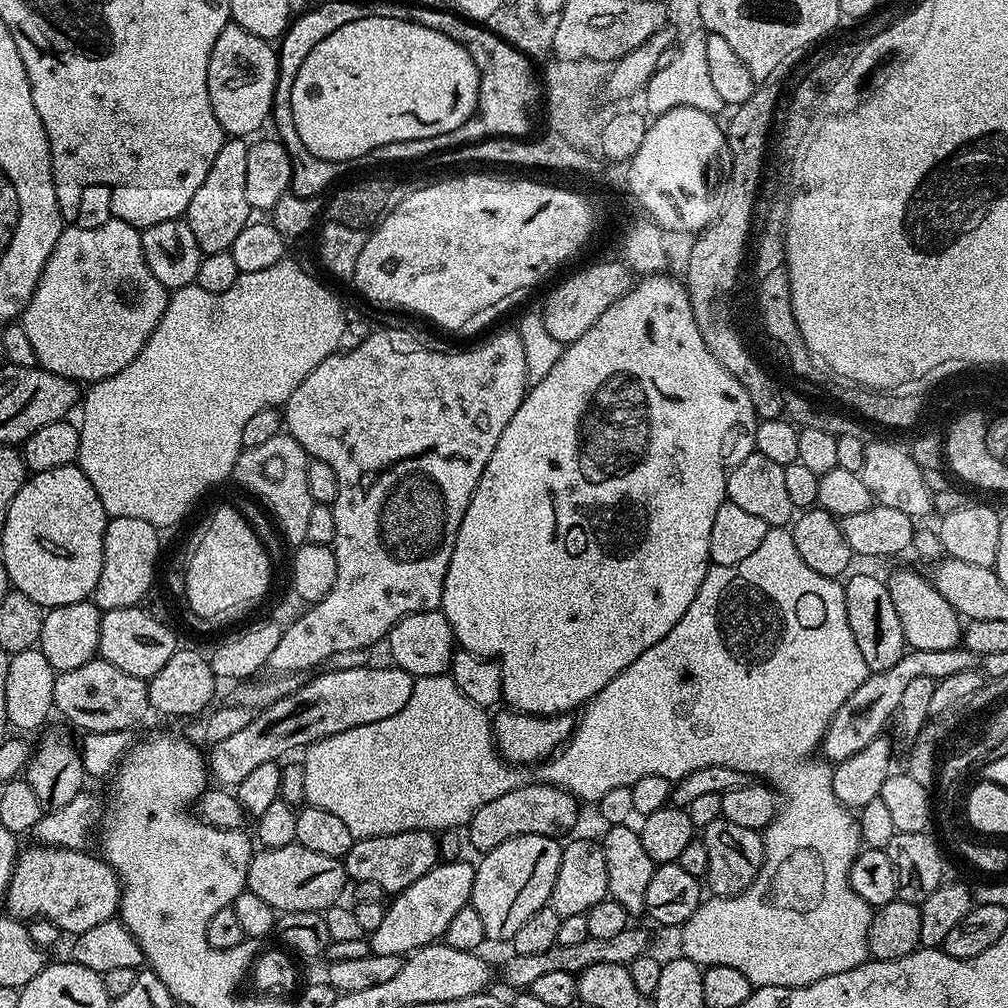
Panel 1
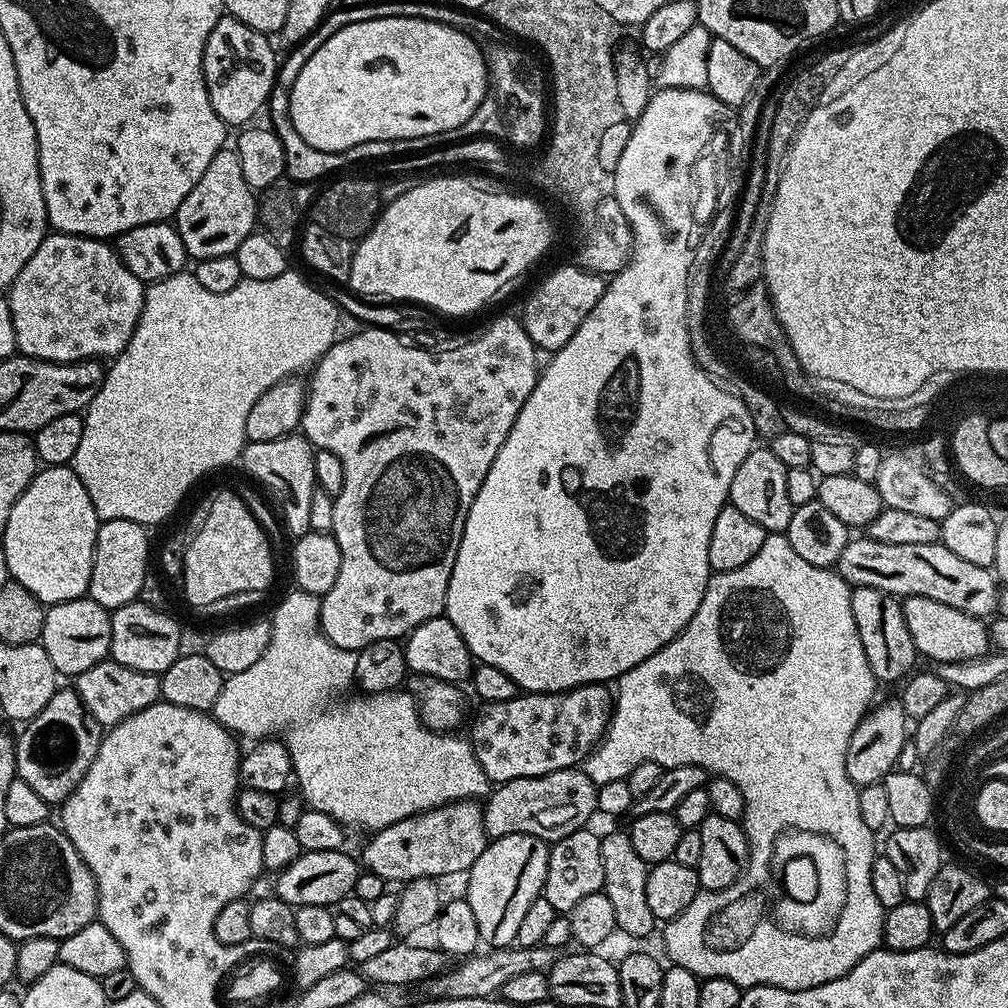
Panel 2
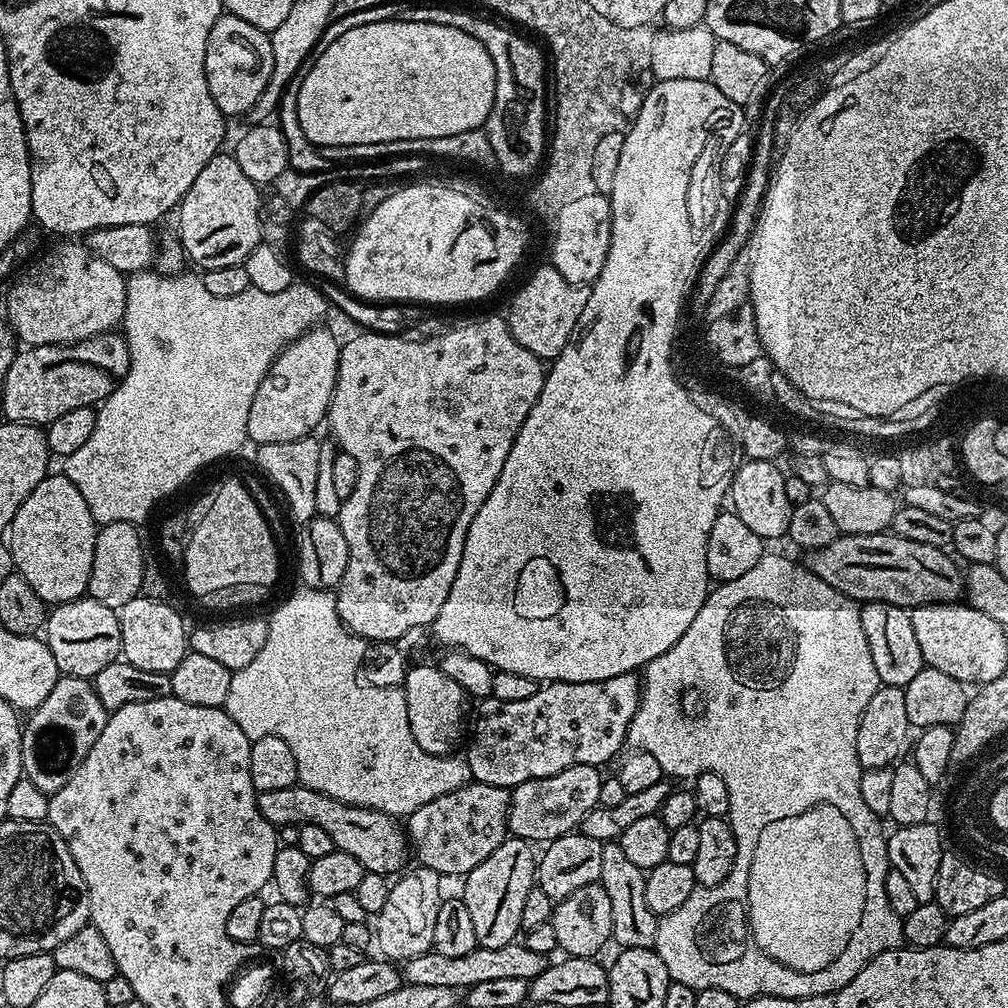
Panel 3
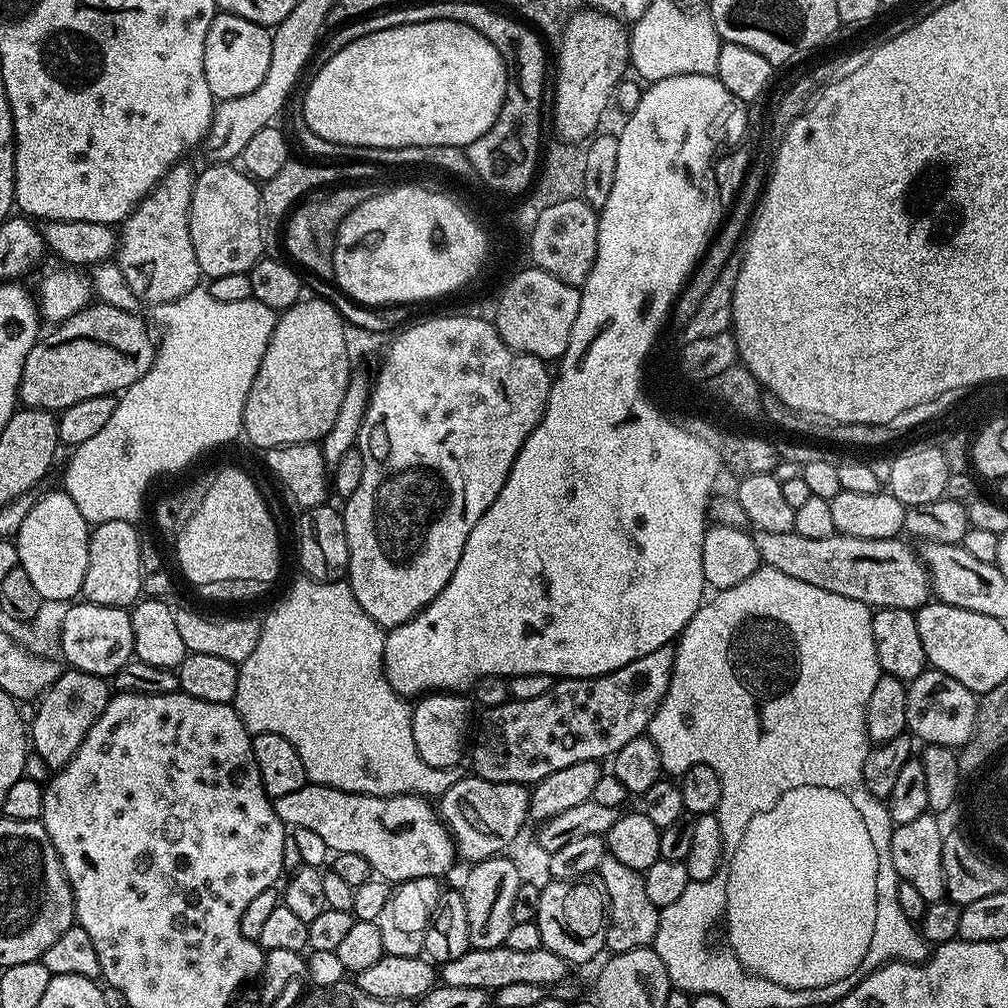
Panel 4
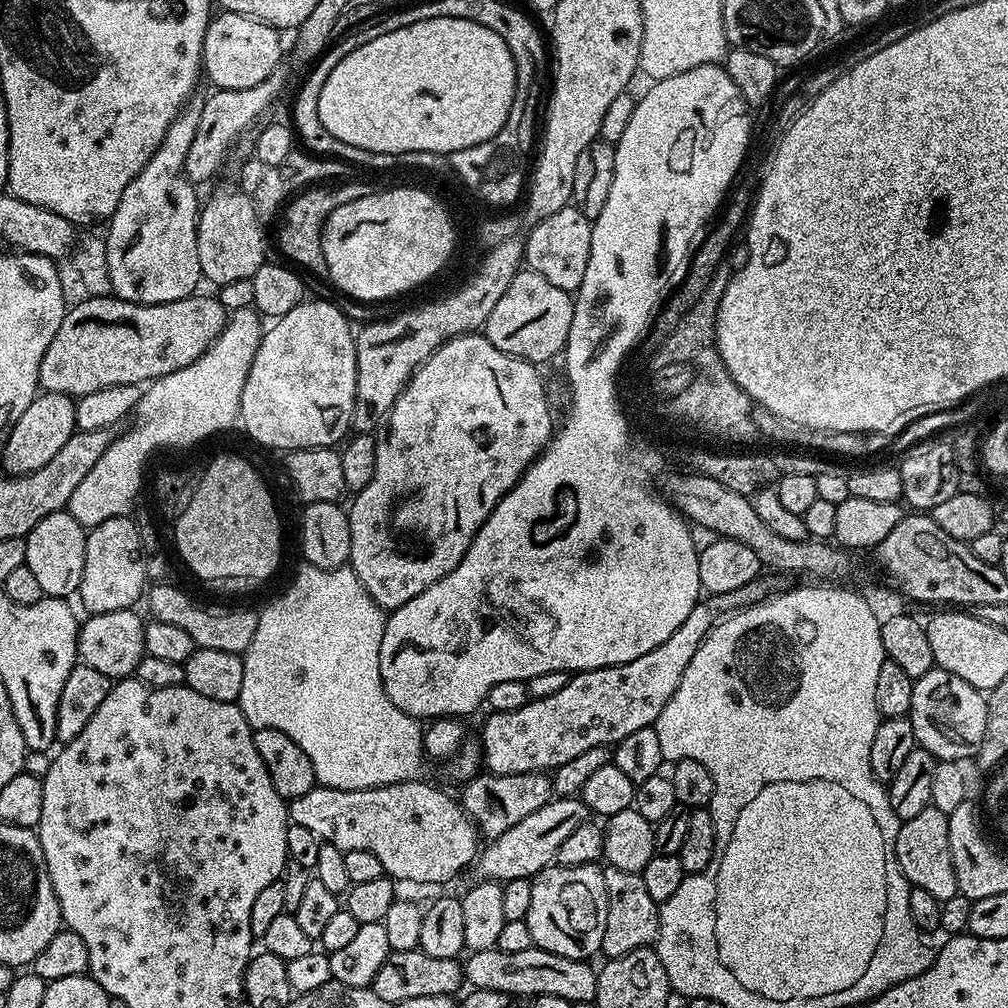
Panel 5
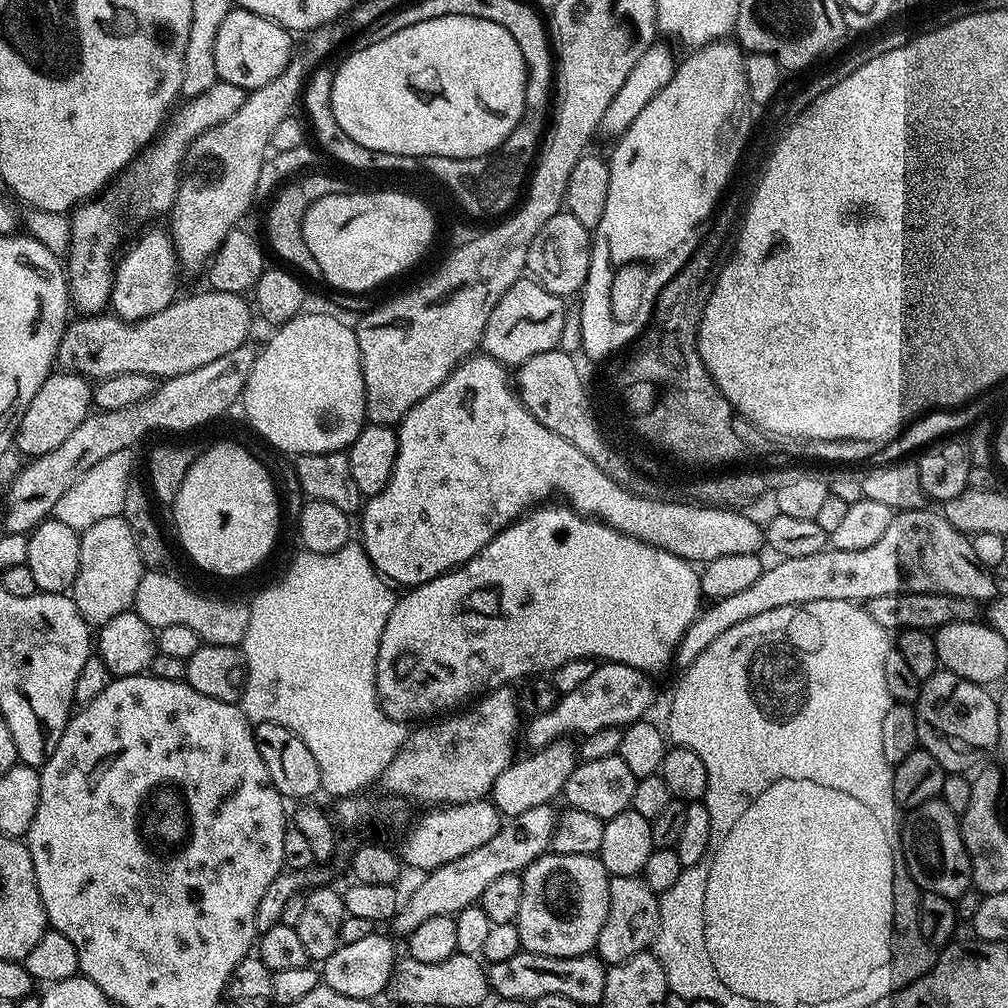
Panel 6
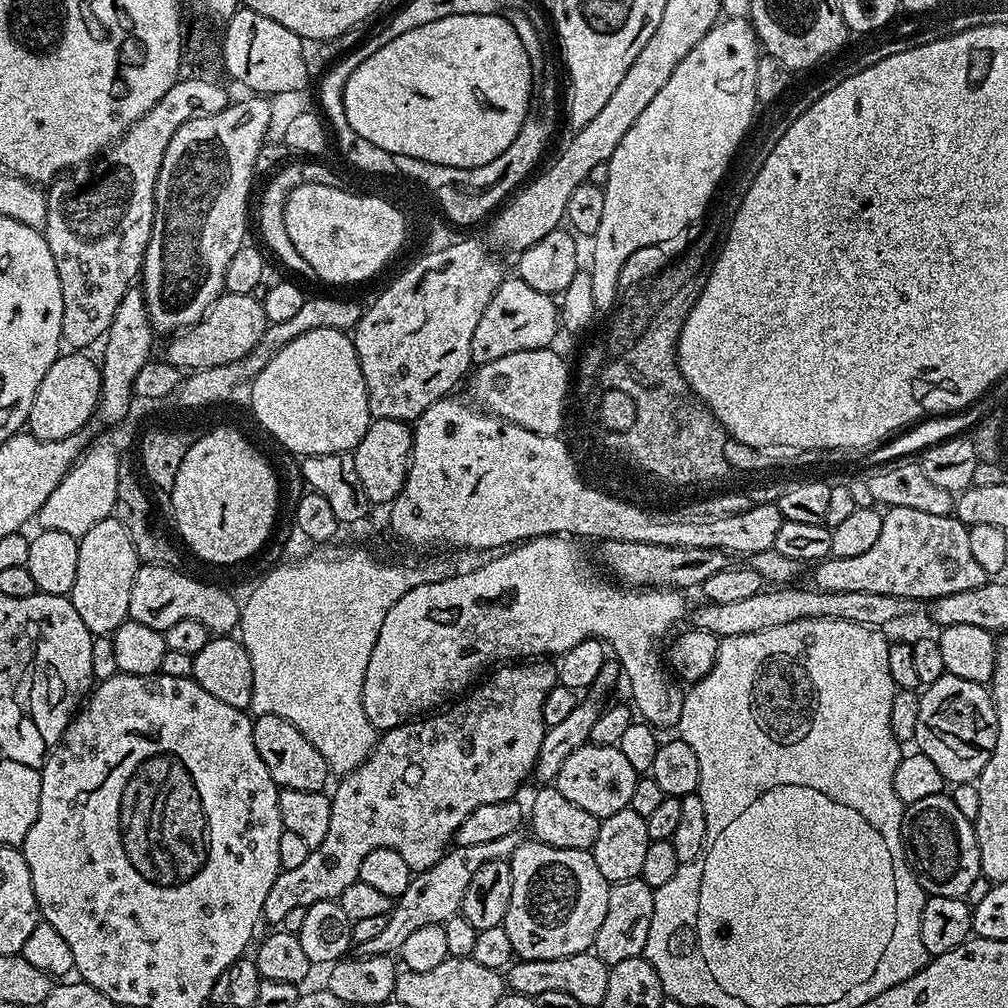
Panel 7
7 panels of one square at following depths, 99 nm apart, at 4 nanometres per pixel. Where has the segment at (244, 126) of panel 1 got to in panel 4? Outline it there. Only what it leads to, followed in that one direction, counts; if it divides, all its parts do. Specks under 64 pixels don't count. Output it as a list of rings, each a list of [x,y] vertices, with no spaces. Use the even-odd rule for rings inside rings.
[[[220,12],[216,15],[210,22],[210,30],[206,34],[204,51],[206,83],[210,85],[210,94],[213,98],[217,101],[242,98],[242,94],[250,94],[250,90],[262,86],[266,70],[270,70],[271,49],[272,32],[265,25],[238,18],[229,12]]]

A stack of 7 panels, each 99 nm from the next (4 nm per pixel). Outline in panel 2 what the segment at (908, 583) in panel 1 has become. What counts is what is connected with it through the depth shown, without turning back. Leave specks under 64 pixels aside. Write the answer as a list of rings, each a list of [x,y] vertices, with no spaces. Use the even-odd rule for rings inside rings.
[[[921,596],[907,597],[902,607],[910,638],[914,638],[914,646],[923,659],[925,656],[936,664],[950,664],[979,660],[980,657],[989,655],[990,628],[981,617],[962,614],[962,610],[954,610],[954,606],[942,606],[942,602],[934,602],[934,598]]]

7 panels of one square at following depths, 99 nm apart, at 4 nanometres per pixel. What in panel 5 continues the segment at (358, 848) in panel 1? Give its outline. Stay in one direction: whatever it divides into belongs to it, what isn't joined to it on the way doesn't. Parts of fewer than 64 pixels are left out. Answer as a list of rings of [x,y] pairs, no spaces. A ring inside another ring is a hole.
[[[527,772],[526,774],[506,774],[494,776],[477,774],[467,781],[464,793],[459,793],[458,799],[464,805],[464,812],[476,825],[479,835],[484,838],[501,836],[510,830],[522,818],[534,814],[546,802],[553,799],[551,775],[543,772]]]

